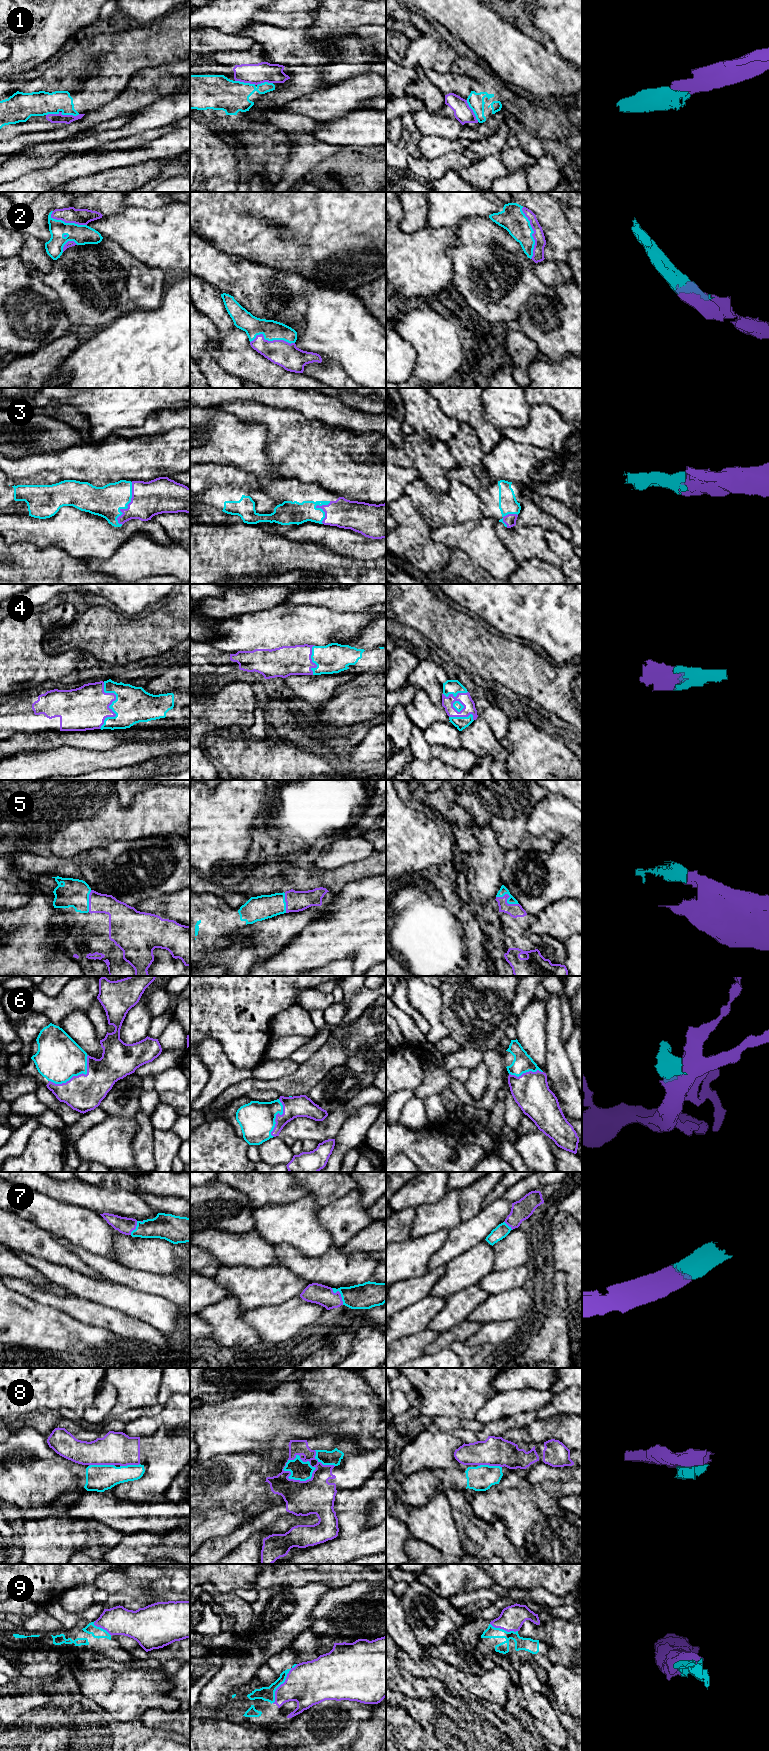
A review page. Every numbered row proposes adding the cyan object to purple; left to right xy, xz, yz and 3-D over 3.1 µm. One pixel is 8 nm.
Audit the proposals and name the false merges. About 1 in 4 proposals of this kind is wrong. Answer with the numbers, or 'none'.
1, 8

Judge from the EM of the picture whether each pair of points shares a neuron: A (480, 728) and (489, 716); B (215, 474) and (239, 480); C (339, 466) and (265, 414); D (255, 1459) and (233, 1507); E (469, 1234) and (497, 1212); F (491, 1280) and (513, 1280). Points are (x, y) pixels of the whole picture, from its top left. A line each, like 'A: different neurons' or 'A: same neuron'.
A: different neurons
B: same neuron
C: same neuron
D: same neuron
E: same neuron
F: same neuron

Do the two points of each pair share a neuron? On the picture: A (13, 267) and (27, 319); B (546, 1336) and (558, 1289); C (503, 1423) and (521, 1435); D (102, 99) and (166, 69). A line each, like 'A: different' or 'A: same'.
A: same
B: same
C: different
D: different

